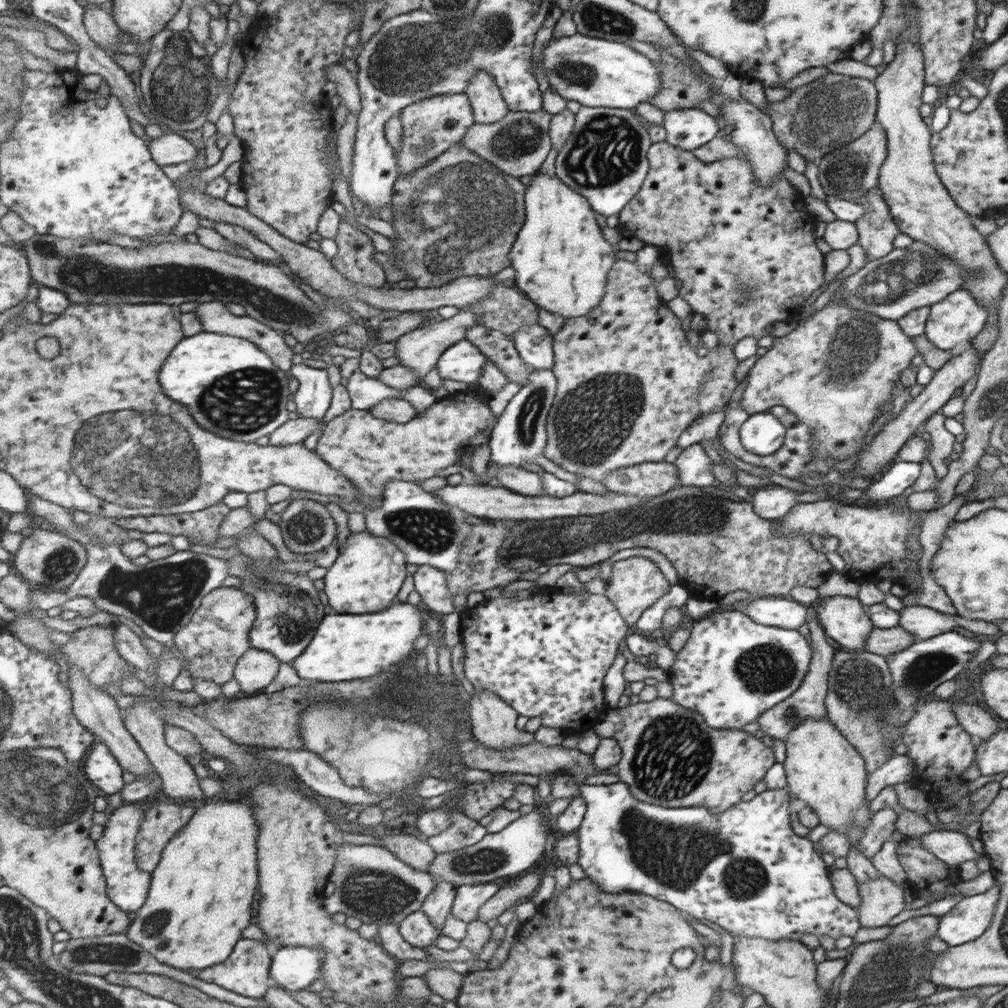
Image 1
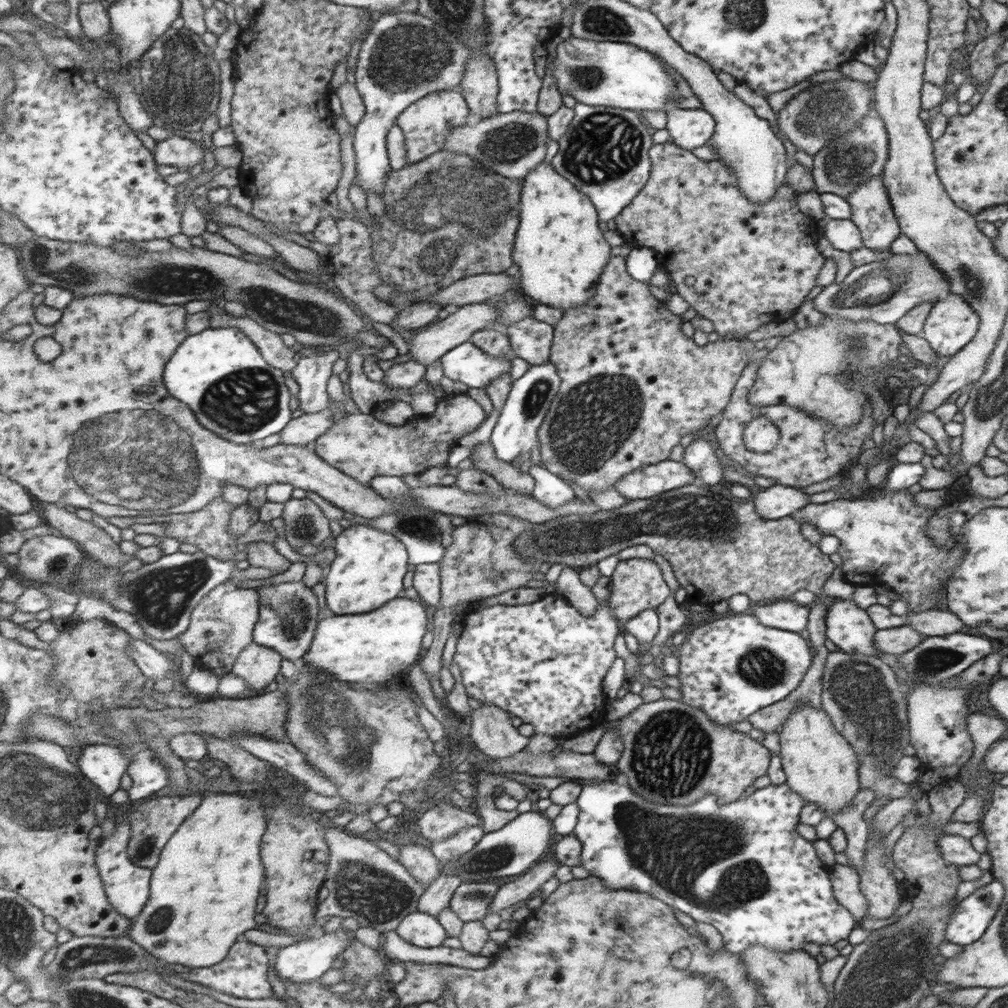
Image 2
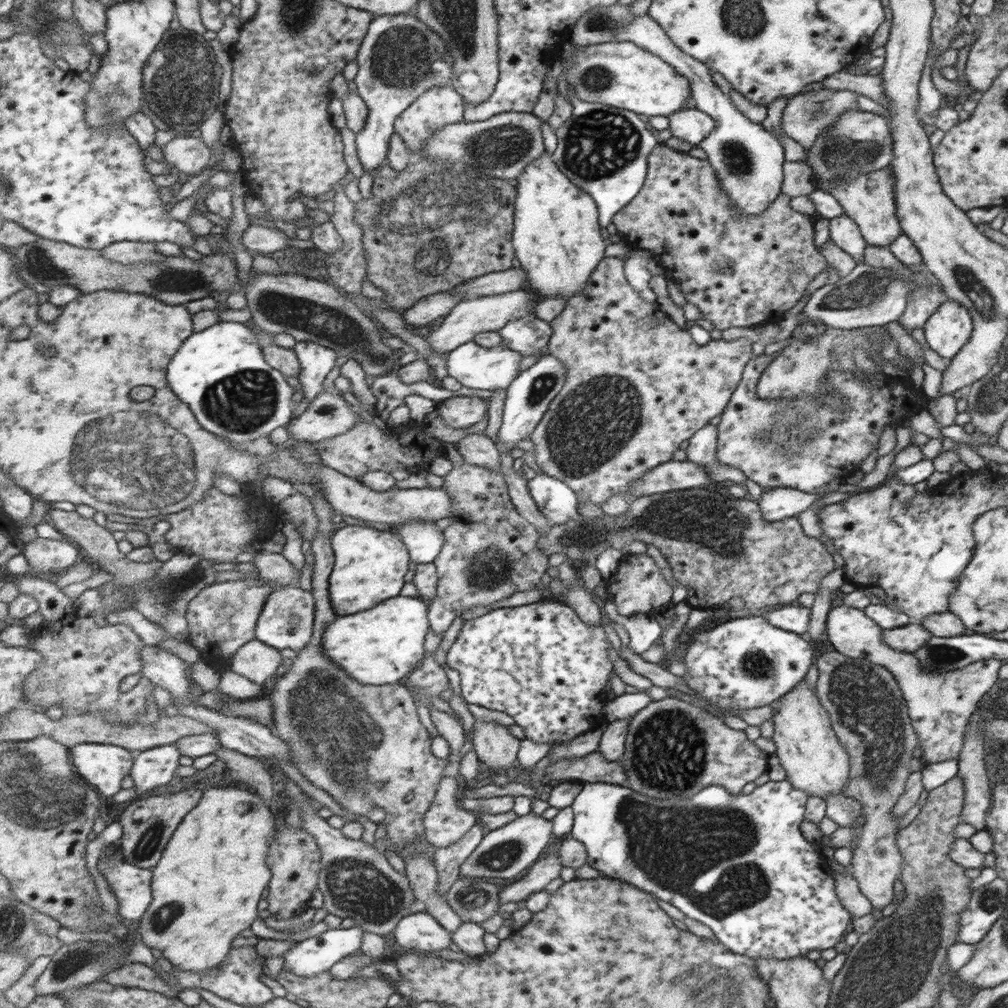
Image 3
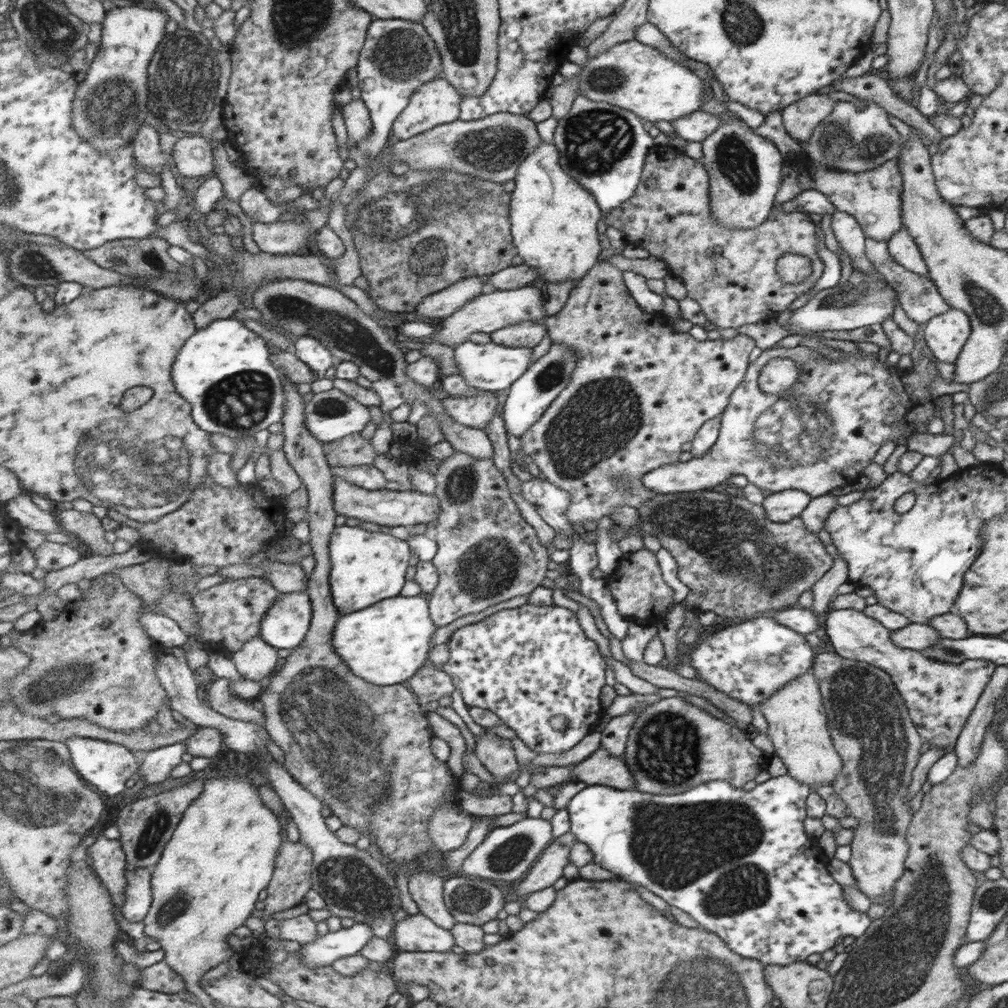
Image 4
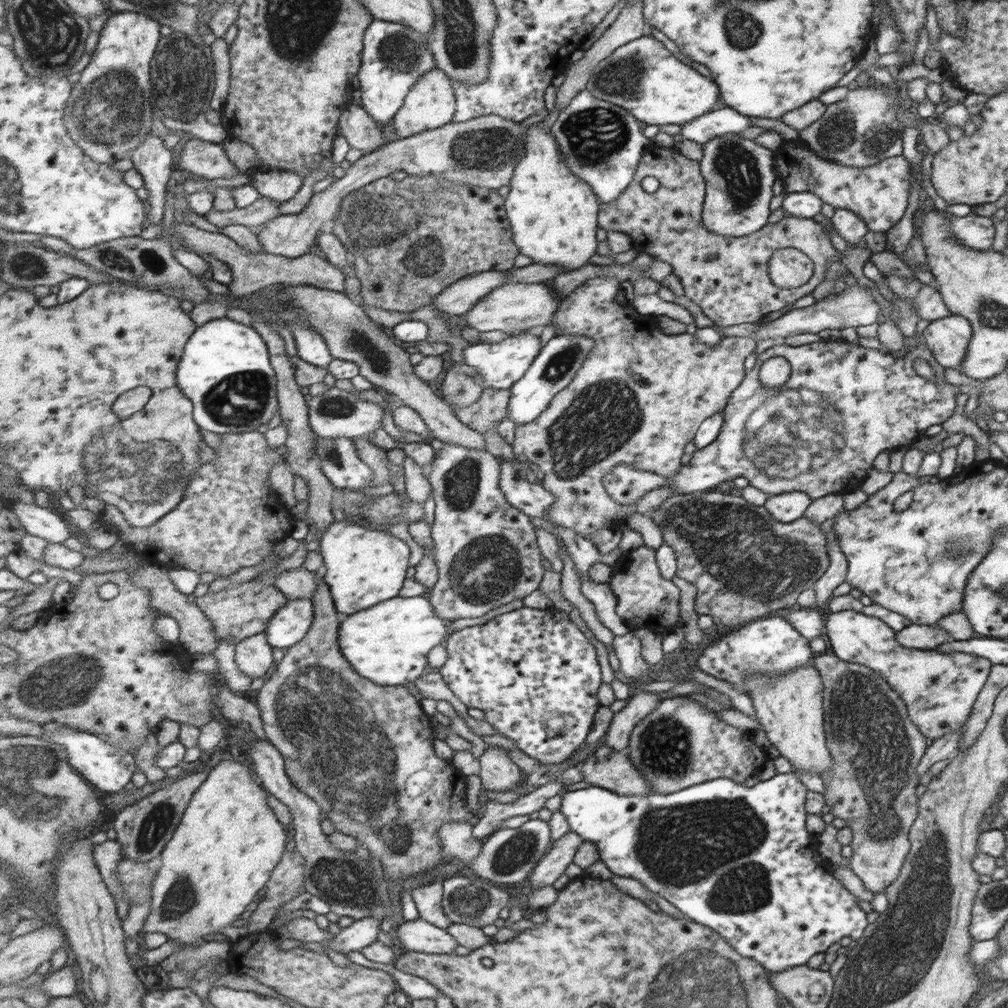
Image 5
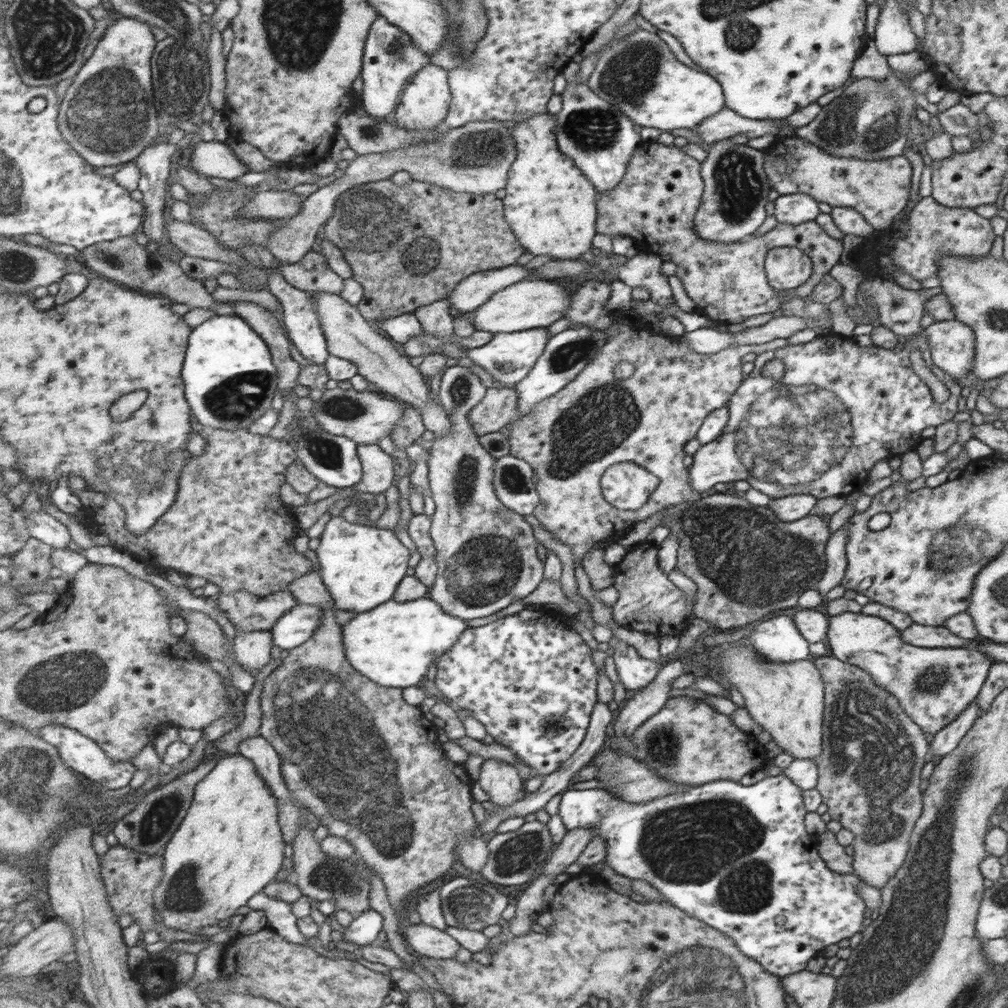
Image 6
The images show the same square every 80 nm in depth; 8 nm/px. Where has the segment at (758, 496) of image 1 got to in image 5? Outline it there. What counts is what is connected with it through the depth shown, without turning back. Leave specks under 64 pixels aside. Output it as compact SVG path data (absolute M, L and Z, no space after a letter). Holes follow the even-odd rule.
M793 491L769 495L764 506L779 522L787 523L803 517L811 501L805 493Z

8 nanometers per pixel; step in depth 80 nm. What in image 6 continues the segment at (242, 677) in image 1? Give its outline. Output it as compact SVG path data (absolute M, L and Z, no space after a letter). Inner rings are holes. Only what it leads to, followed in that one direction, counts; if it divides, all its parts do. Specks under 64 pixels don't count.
M236 631L234 651L241 667L260 670L271 662L274 640L271 631Z

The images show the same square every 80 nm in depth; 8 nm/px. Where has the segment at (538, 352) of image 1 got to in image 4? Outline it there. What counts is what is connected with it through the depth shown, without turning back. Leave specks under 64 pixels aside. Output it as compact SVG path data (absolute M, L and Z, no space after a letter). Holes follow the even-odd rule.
M525 321L491 333L493 343L516 347L534 347L550 334L544 322Z

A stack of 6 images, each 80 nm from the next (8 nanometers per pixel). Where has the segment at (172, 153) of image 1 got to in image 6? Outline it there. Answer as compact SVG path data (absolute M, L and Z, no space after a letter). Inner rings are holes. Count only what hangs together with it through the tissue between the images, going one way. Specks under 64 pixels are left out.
M201 141L193 147L191 161L187 164L192 170L210 178L235 181L249 172L249 166L223 141Z

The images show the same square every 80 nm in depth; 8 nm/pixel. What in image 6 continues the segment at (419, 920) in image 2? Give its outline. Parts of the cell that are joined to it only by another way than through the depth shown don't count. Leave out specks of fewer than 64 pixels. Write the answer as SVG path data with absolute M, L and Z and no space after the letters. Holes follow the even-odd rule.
M411 924L403 929L405 944L409 944L417 953L429 958L456 958L462 948L454 936L446 930L433 928L428 924Z

